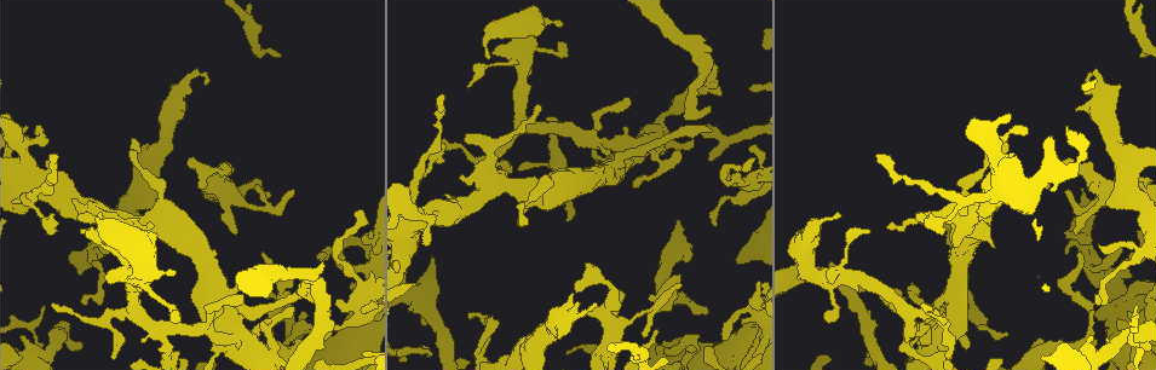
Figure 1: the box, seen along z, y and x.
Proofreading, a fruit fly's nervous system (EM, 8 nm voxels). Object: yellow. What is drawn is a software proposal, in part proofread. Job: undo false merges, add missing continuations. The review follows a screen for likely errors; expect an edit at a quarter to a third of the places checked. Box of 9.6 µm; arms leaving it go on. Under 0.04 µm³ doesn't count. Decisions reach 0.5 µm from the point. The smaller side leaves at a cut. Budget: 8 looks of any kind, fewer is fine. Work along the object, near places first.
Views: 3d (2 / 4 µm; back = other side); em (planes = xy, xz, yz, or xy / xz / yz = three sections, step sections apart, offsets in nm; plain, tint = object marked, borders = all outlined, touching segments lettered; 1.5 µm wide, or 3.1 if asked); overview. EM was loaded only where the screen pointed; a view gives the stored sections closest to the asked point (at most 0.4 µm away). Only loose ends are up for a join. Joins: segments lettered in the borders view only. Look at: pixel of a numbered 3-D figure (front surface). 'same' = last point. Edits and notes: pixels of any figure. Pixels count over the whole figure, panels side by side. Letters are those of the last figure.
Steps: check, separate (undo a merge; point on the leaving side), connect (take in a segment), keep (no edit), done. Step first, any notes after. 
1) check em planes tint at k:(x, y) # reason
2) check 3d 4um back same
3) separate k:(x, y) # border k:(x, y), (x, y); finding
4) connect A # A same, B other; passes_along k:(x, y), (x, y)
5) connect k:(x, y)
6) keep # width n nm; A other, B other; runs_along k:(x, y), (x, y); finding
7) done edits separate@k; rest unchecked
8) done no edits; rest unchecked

check em planes tint at 1:(35, 132) # free end

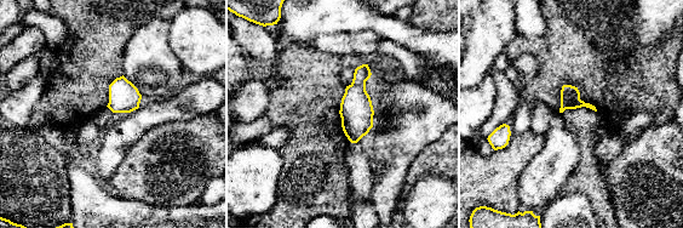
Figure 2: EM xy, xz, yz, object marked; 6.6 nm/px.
check em planes borders same # see the neighbours

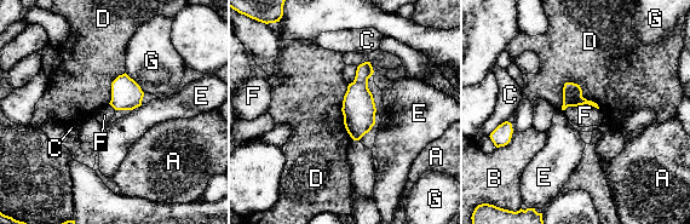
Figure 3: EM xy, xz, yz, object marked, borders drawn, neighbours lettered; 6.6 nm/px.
keep # longest_contact D 300 nm; A other, B other, C other, D other, E other, F other, G other; border 3:(563, 84), (575, 82), (599, 107); none of them fits

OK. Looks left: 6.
check 3d 2um at 1:(81, 232) # tapers out

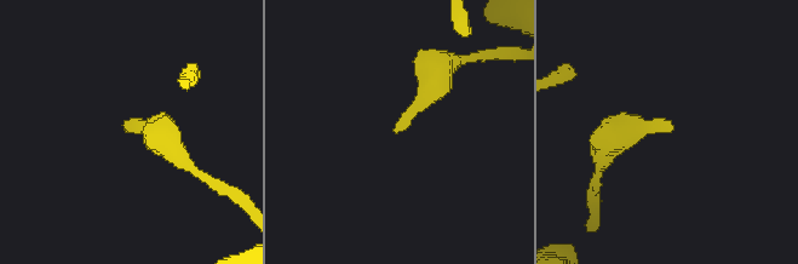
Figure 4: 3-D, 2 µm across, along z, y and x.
check em 3.1um planes plain at 4:(398, 131)

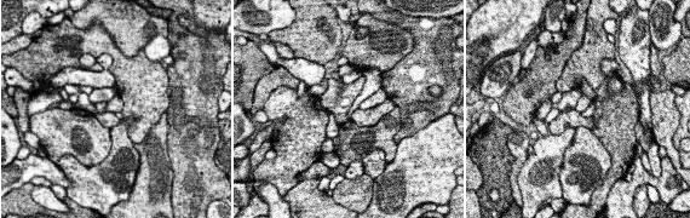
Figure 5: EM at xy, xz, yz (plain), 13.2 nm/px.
check em 3.1um planes borders same # see the neighbours

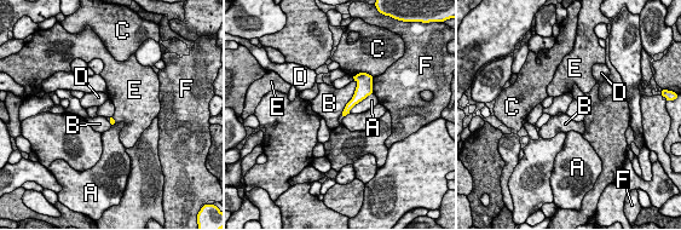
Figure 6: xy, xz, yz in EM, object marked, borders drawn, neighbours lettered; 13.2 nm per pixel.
keep # A other, B other, C other, D other, E other, F other; border 6:(348, 113), (345, 116); no lettered segment goes on from it

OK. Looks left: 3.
check em planes borders at 1:(652, 155) # touches itself

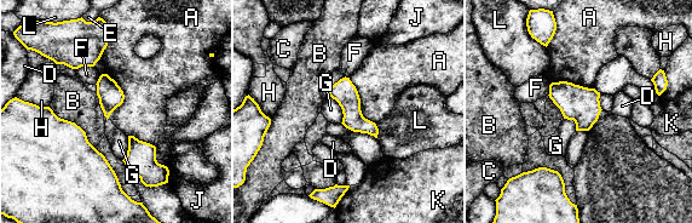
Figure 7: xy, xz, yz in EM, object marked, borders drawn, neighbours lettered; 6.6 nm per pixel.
keep # longest_contact B 420 nm; A other, B other, C other, D other, E other, F other, G other, H other, J other, K other, L other; border 7:(329, 95), (341, 109), (341, 123); continuous, no second neuron

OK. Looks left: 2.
done no edits; rest unchecked

